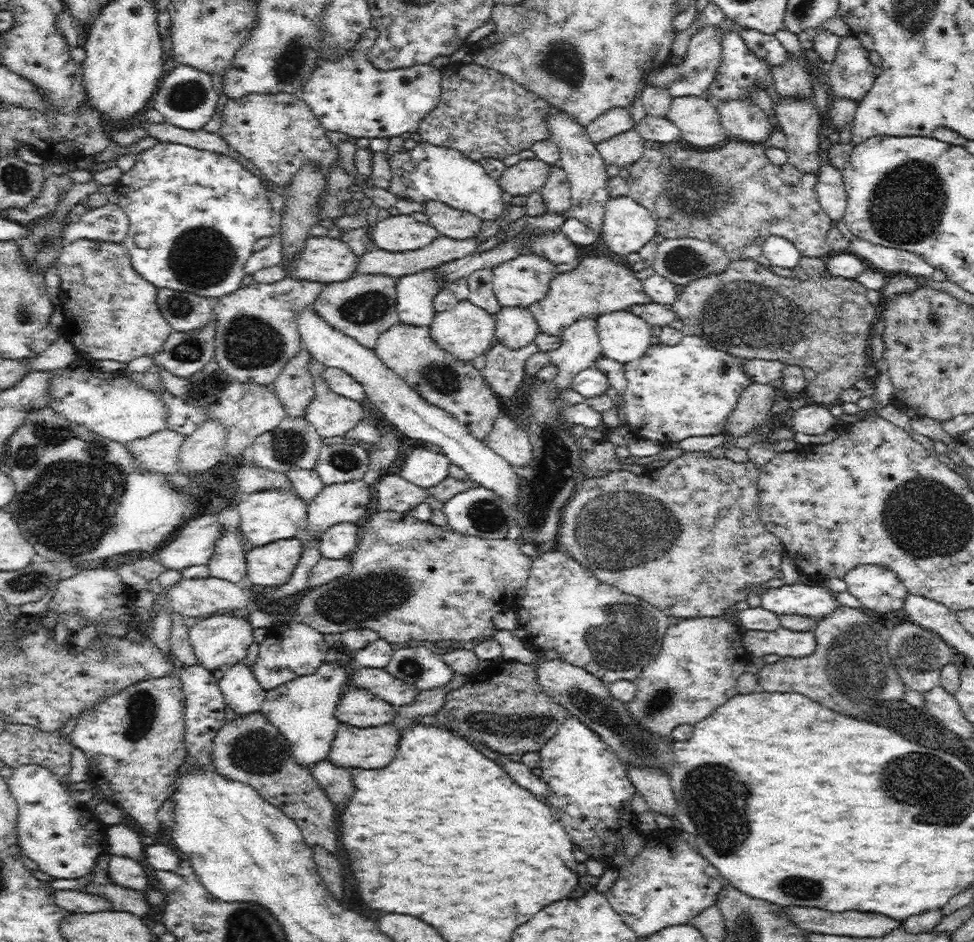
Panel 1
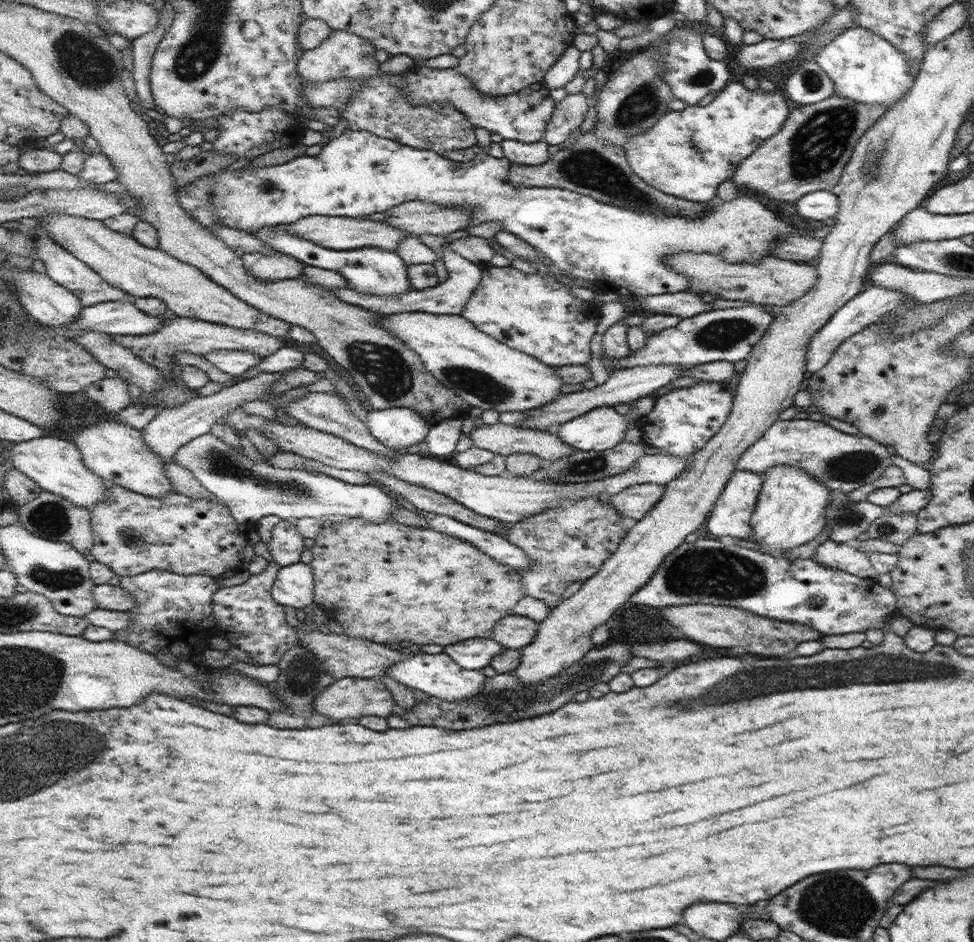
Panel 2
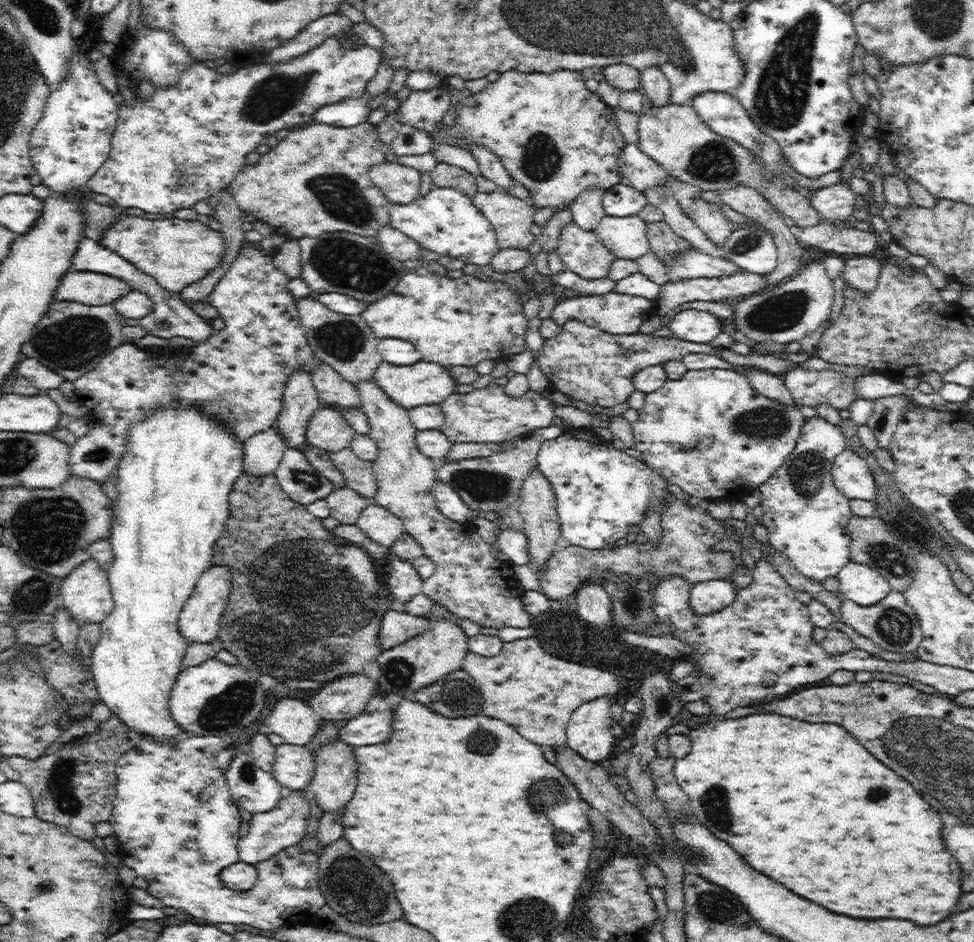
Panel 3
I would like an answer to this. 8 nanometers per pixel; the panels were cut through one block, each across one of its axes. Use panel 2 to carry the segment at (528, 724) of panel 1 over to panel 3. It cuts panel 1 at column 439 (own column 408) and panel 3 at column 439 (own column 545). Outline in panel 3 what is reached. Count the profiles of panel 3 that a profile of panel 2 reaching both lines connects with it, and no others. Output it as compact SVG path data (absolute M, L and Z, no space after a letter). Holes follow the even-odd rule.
M456 670L416 692L416 700L448 718L482 716L484 694L472 674Z

